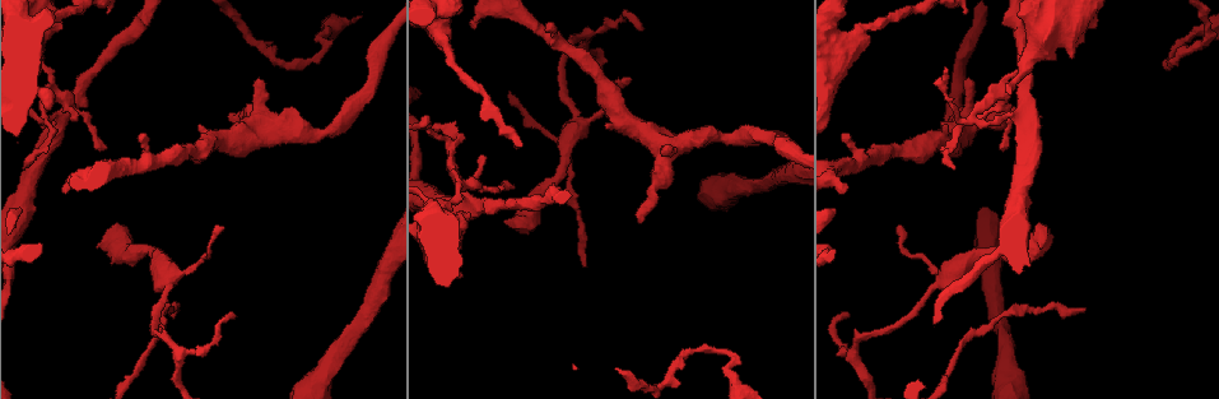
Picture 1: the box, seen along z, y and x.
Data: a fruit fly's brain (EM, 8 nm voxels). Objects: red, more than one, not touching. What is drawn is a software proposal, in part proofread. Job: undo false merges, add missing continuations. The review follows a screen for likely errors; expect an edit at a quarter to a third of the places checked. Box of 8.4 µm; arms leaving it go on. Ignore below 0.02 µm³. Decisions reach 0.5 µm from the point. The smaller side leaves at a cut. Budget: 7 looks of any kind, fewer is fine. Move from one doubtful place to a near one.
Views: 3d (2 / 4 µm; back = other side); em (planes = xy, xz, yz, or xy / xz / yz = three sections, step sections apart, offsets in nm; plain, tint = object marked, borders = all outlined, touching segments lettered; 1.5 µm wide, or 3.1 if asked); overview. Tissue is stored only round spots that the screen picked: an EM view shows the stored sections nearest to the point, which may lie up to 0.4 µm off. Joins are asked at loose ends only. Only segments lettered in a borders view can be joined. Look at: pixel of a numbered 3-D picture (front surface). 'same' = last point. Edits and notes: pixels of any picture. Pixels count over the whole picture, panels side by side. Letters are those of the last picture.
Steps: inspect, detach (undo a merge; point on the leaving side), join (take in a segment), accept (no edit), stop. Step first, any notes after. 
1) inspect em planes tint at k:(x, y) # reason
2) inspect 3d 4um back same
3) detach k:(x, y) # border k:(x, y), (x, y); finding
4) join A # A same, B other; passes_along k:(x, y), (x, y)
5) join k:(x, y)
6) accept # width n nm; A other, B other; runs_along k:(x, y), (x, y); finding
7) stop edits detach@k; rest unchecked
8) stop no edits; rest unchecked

inspect 3d 4um at 1:(49, 74) # four arms meet

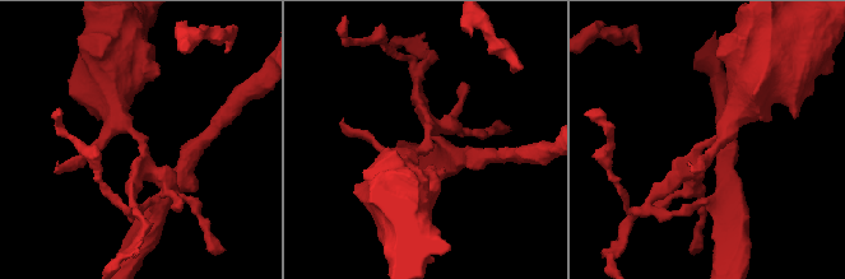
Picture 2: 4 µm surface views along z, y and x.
inspect em planes tint at 2:(713, 140) # arms 4

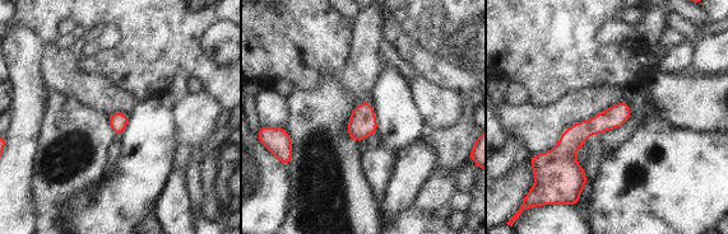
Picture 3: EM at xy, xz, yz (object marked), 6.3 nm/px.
inspect em planes borders same # what lies round it

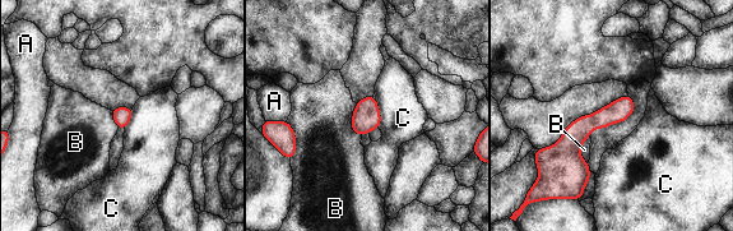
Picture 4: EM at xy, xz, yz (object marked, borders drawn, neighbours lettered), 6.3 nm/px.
accept # A other, B other, C other; runs_along 4:(629, 101), (547, 152); continuous, no second neuron

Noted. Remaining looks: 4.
inspect 3d 4um at 1:(849, 314) # free end

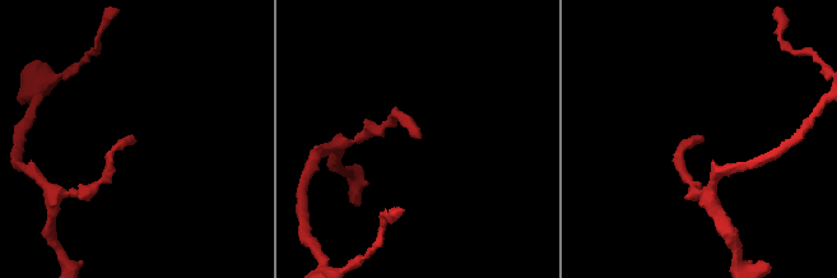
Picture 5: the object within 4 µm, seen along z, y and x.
inspect em xz step 4 plain at 5:(704, 138) # now the EM

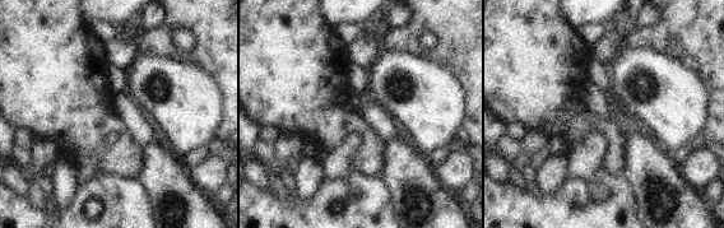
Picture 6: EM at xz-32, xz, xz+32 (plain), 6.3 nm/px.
inspect em xz step 4 borders same # what lies round it

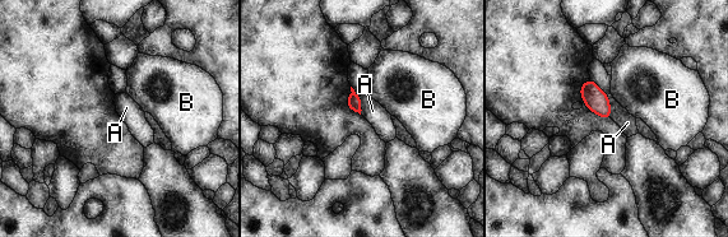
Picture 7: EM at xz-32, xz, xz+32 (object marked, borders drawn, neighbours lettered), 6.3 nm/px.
accept # width 90 nm; A other, B other; border 7:(607, 94), (611, 117); no lettered segment goes on from it

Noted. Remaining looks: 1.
inspect em planes borders at 1:(234, 114) # branch stops here

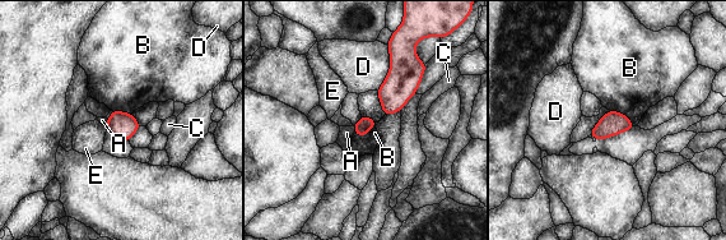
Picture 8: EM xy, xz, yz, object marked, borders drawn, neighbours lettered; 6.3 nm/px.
accept # A other, B other, C other, D other, E other; border 8:(609, 109), (622, 112), (634, 125); no lettered segment goes on from it

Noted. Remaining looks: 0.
stop no edits; rest unchecked

